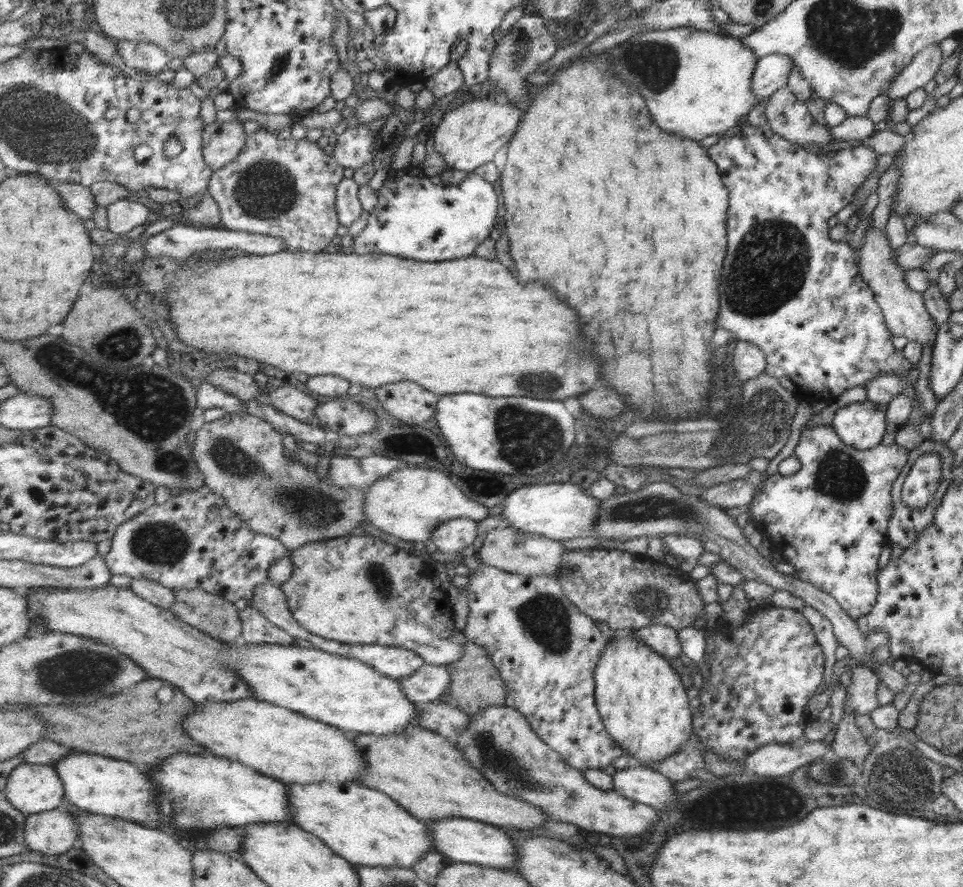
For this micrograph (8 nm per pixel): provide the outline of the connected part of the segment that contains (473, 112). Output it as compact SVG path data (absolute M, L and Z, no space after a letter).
M465 99L464 103L449 111L434 130L435 150L446 160L449 168L473 172L493 162L495 154L511 142L520 128L524 113L511 102L497 104L488 99Z

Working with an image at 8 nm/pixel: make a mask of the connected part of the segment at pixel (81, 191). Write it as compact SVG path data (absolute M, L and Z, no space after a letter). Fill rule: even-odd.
M57 179L51 180L52 186L64 197L65 205L83 219L93 218L97 204L90 187L81 184L66 183Z

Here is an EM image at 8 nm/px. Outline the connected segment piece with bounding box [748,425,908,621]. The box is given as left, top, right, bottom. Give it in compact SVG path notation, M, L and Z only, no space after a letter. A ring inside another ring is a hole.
M817 425L805 427L801 430L792 455L799 461L800 468L789 476L783 476L777 472L765 479L760 493L757 494L755 500L750 502L751 506L748 506L749 513L751 513L751 518L757 530L761 534L768 534L770 551L781 554L781 560L793 566L799 580L812 584L815 588L826 592L831 598L835 599L835 602L844 610L845 614L855 621L857 618L869 613L876 599L877 561L881 551L881 545L887 540L885 539L887 524L889 524L891 514L893 514L893 502L891 502L890 491L893 482L896 480L896 476L907 460L908 450L895 443L889 445L881 445L879 443L869 450L857 450L856 448L851 448L851 446L843 444L829 425Z

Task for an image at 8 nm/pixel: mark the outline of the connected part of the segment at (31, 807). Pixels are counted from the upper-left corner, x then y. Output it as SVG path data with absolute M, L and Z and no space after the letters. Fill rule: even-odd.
M26 764L9 775L5 796L27 816L62 808L66 799L64 780L51 765Z

